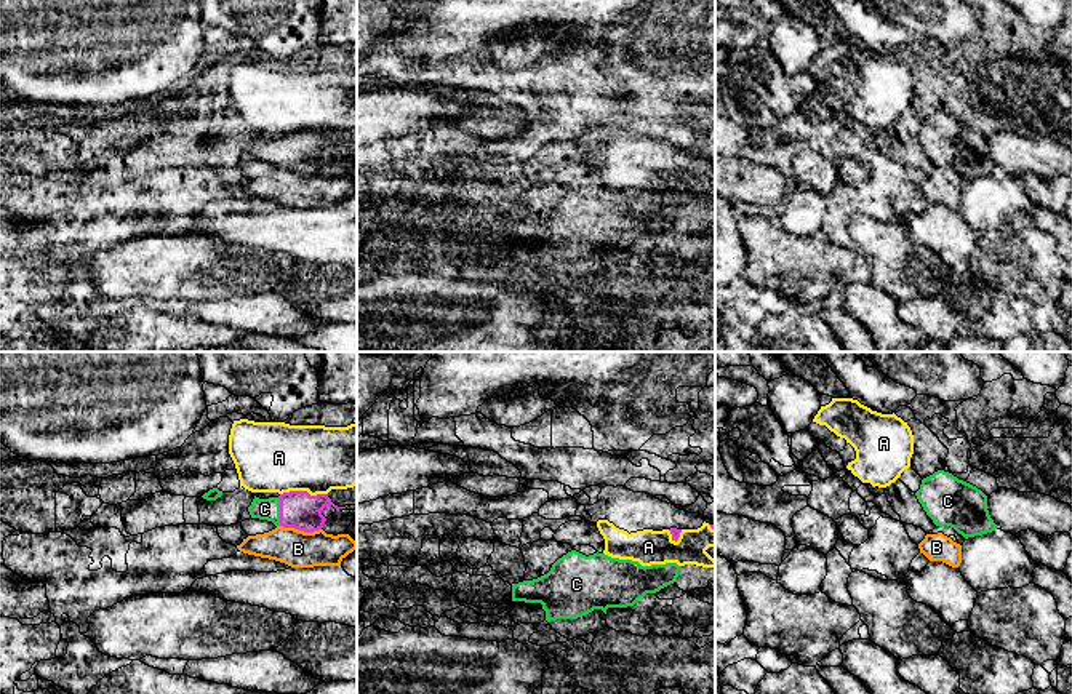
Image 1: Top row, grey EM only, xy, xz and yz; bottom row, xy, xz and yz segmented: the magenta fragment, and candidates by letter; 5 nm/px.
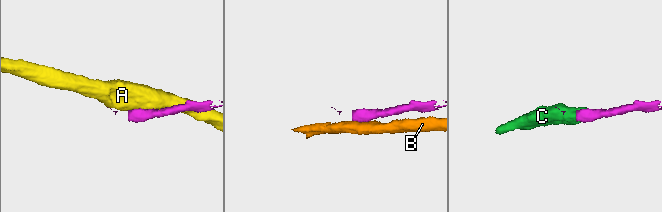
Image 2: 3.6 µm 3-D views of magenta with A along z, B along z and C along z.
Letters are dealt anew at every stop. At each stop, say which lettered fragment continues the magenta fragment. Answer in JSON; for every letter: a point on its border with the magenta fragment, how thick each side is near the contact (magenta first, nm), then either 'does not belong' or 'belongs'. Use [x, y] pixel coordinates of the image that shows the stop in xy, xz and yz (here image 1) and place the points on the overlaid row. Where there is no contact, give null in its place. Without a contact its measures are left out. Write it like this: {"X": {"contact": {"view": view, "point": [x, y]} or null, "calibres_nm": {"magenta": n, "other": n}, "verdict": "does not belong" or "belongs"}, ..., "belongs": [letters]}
{"A": {"contact": {"view": "xy", "point": [303, 491]}, "calibres_nm": {"magenta": 190, "other": 360}, "verdict": "does not belong"}, "B": {"contact": {"view": "xy", "point": [301, 530]}, "calibres_nm": {"magenta": 190, "other": 190}, "verdict": "does not belong"}, "C": {"contact": {"view": "xy", "point": [280, 510]}, "calibres_nm": {"magenta": 190, "other": 110}, "verdict": "belongs"}, "belongs": ["C"]}

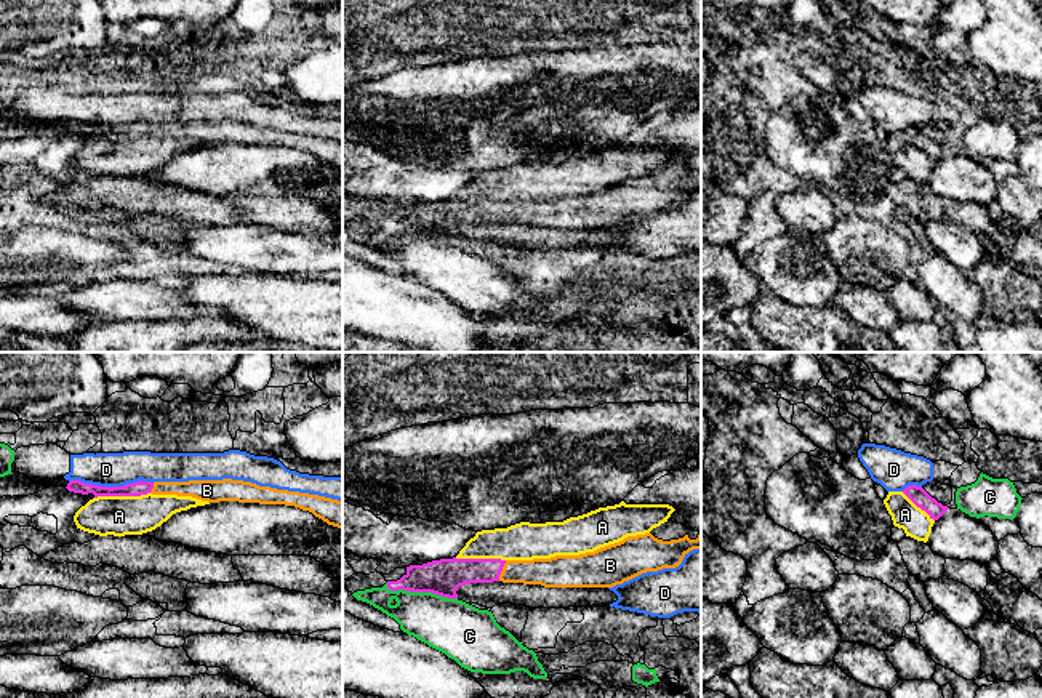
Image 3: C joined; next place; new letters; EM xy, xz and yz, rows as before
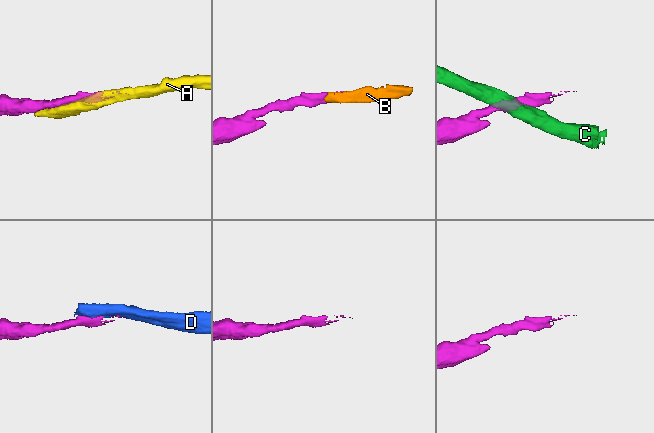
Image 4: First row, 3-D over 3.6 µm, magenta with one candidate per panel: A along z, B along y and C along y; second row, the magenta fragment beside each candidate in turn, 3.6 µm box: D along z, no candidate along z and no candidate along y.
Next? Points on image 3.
{"A": {"contact": {"view": "xy", "point": [122, 495]}, "calibres_nm": {"magenta": 70, "other": 200}, "verdict": "does not belong"}, "B": {"contact": {"view": "xz", "point": [501, 570]}, "calibres_nm": {"magenta": 150, "other": 140}, "verdict": "belongs"}, "C": {"contact": {"view": "xz", "point": [421, 591]}, "calibres_nm": {"magenta": 180, "other": 280}, "verdict": "does not belong"}, "D": {"contact": {"view": "xy", "point": [109, 487]}, "calibres_nm": {"magenta": 70, "other": 180}, "verdict": "does not belong"}, "belongs": ["B"]}

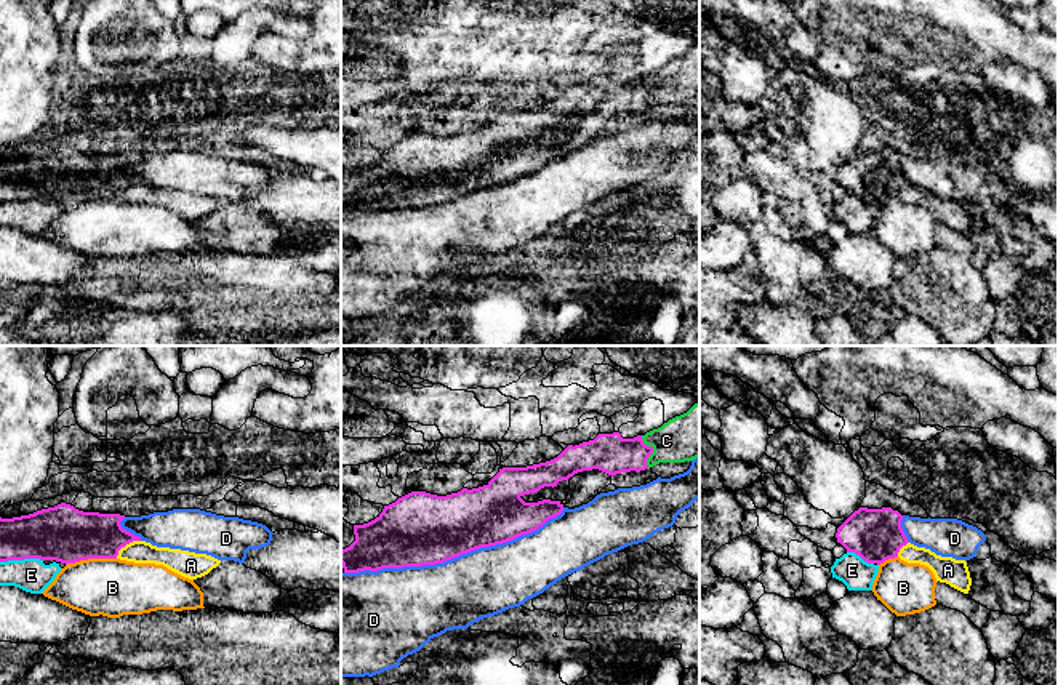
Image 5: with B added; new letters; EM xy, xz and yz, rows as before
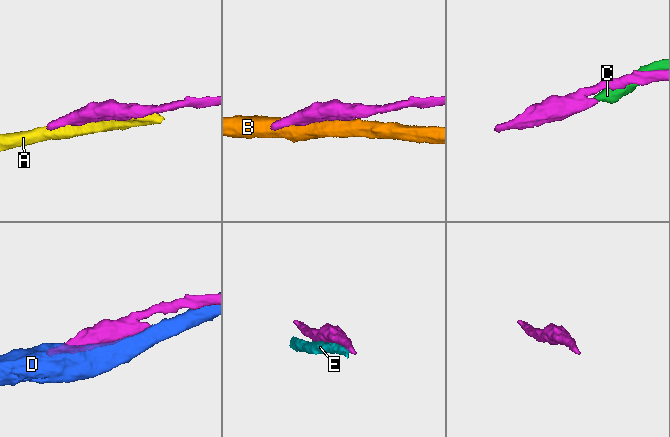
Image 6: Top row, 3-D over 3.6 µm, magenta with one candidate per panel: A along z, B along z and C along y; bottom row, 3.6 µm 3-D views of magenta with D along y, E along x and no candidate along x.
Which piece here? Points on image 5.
{"A": {"contact": {"view": "xy", "point": [125, 544]}, "calibres_nm": {"magenta": 240, "other": 110}, "verdict": "does not belong"}, "B": {"contact": {"view": "xy", "point": [90, 557]}, "calibres_nm": {"magenta": 280, "other": 300}, "verdict": "does not belong"}, "C": {"contact": {"view": "xz", "point": [652, 452]}, "calibres_nm": {"magenta": 200, "other": 240}, "verdict": "does not belong"}, "D": {"contact": {"view": "xz", "point": [455, 556]}, "calibres_nm": {"magenta": 360, "other": 360}, "verdict": "does not belong"}, "E": {"contact": {"view": "xy", "point": [21, 559]}, "calibres_nm": {"magenta": 280, "other": 170}, "verdict": "does not belong"}, "belongs": []}

